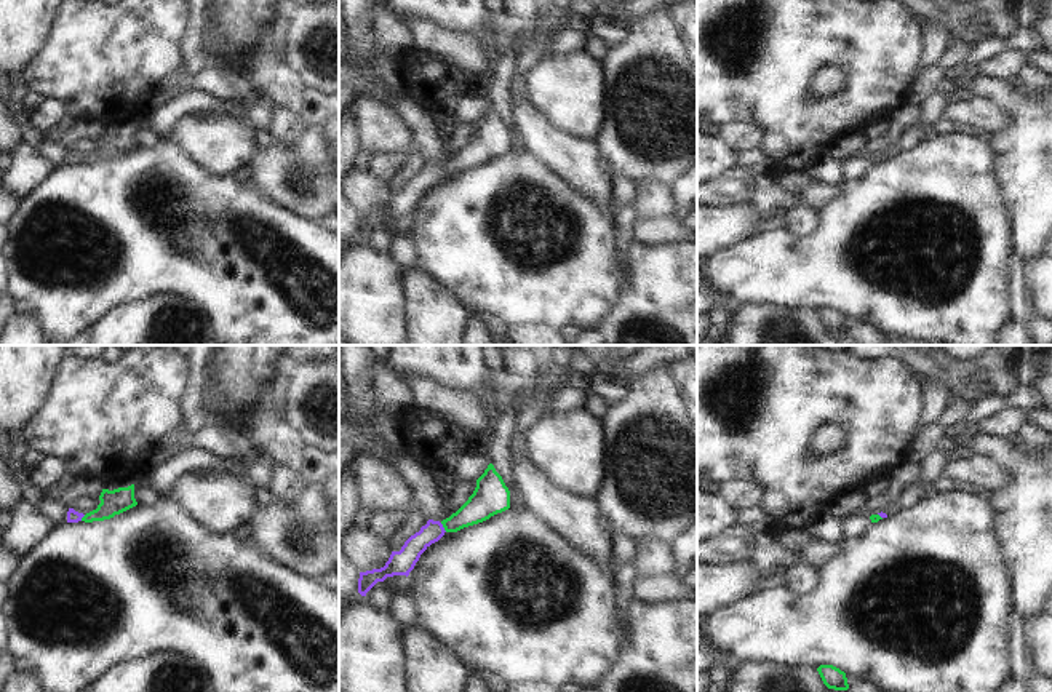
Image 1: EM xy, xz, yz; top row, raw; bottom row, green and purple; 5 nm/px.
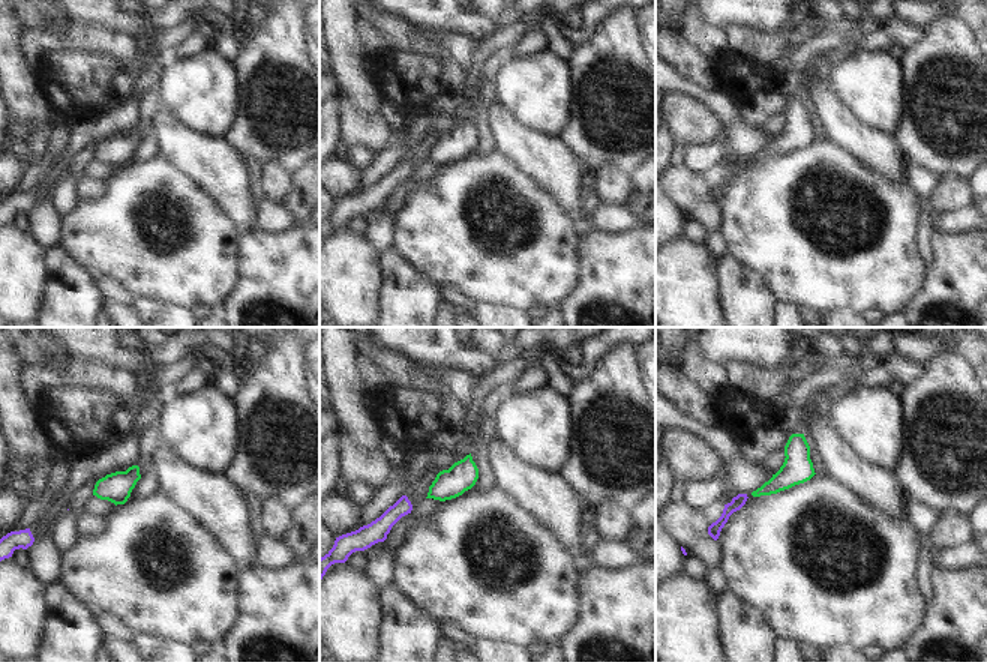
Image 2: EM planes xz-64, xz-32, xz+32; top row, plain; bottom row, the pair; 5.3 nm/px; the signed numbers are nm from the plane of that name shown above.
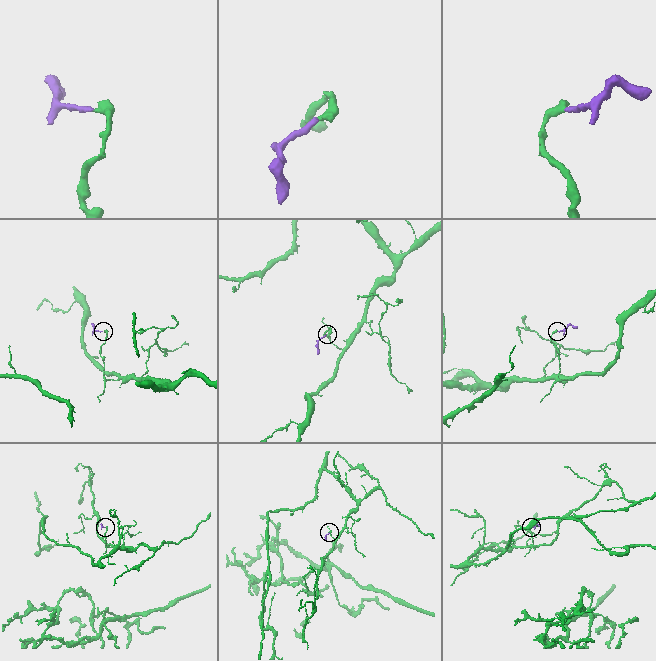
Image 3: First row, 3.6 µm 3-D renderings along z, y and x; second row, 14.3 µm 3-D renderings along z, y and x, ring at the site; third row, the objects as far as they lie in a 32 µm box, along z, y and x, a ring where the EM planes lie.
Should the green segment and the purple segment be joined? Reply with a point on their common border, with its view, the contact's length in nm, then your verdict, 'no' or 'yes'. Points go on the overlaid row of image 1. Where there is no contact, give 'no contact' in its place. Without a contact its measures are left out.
xz (443, 526) | 60 nm | yes

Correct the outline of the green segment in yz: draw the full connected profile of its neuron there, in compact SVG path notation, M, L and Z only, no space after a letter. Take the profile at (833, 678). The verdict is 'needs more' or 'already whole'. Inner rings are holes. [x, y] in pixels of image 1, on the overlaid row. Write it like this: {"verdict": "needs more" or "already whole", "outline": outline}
{"verdict": "already whole", "outline": "M820 665L817 671L828 689L835 689L835 690L849 689L846 673L841 671L839 668L833 665Z"}

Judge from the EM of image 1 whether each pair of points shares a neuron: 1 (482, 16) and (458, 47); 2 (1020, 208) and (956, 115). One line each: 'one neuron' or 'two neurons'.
1: two neurons
2: two neurons

